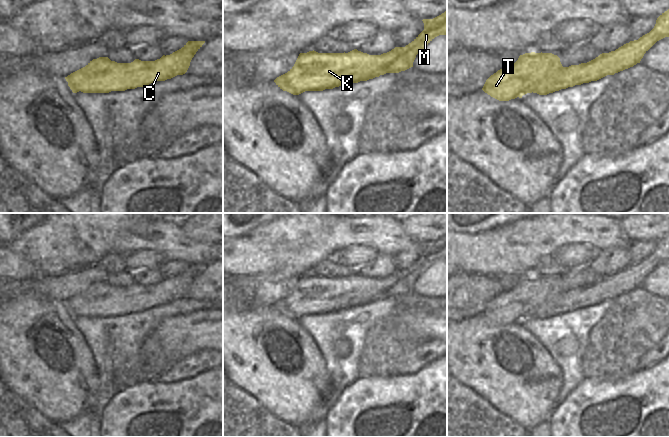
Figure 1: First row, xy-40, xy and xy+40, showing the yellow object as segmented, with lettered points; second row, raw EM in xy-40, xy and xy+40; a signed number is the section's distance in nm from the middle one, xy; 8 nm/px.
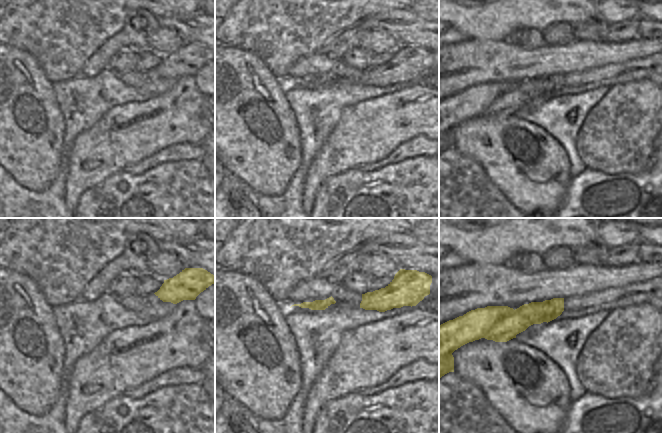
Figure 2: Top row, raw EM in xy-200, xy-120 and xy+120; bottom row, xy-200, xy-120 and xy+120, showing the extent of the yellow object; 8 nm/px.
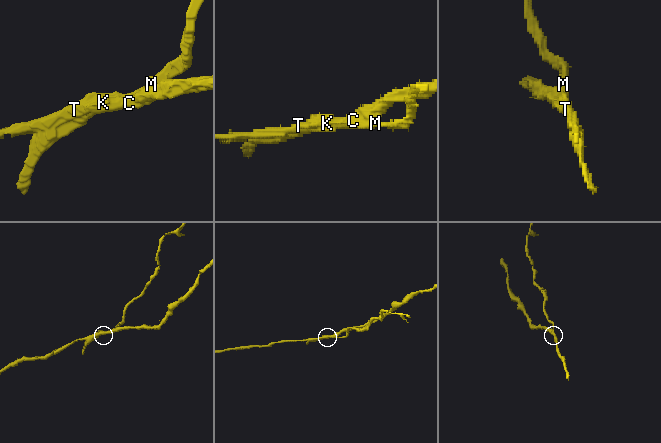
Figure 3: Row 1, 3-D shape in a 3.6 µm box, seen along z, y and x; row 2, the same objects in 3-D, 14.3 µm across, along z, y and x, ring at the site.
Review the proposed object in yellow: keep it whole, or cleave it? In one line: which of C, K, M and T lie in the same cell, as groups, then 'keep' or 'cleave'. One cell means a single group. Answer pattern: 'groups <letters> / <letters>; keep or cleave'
groups C K T / M; cleave

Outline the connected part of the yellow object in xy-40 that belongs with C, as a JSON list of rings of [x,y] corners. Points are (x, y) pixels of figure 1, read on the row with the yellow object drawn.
[[[188,41],[181,49],[162,56],[157,63],[117,63],[99,57],[65,77],[73,93],[109,93],[143,87],[187,72],[190,62],[205,41]]]

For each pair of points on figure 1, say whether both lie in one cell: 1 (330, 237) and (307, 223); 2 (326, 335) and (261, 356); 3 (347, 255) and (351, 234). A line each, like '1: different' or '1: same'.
1: different
2: different
3: different

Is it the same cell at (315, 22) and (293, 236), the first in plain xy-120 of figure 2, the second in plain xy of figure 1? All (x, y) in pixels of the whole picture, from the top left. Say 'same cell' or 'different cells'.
same cell

